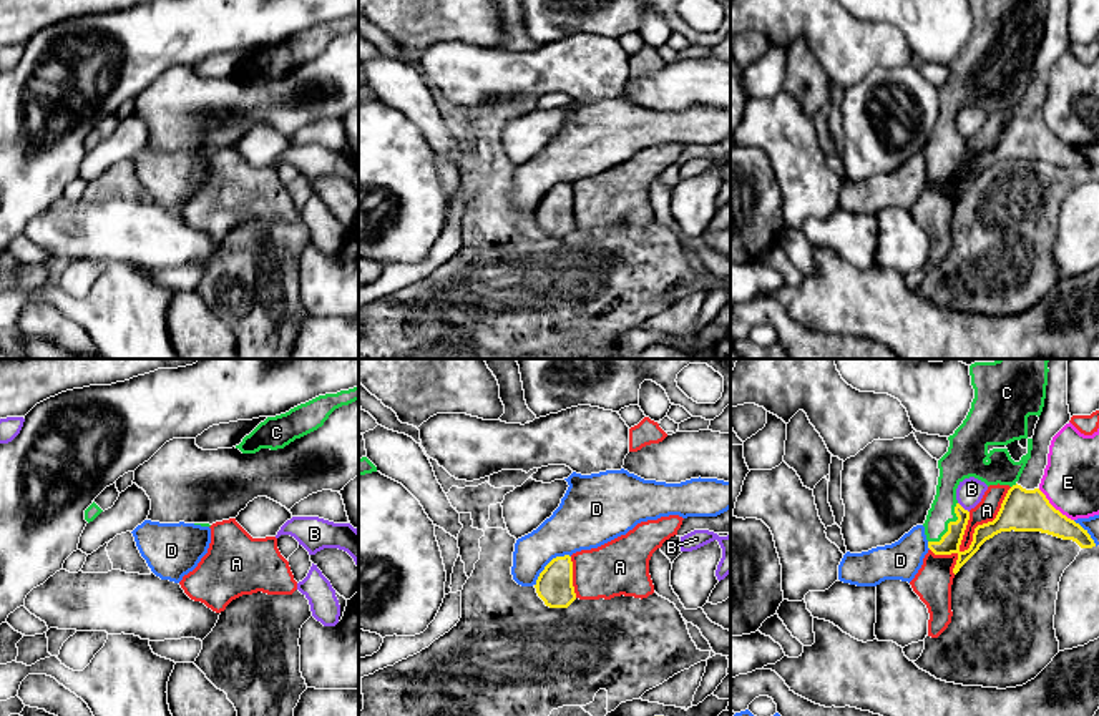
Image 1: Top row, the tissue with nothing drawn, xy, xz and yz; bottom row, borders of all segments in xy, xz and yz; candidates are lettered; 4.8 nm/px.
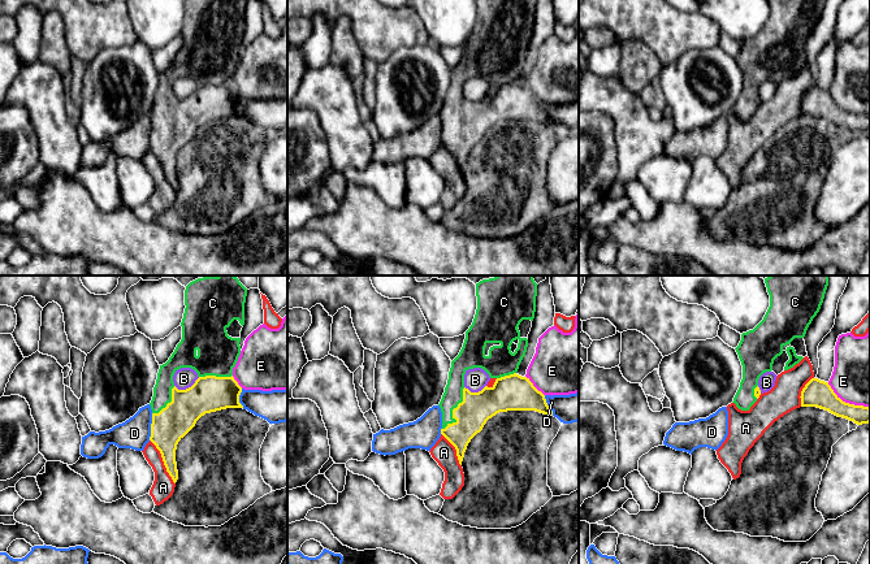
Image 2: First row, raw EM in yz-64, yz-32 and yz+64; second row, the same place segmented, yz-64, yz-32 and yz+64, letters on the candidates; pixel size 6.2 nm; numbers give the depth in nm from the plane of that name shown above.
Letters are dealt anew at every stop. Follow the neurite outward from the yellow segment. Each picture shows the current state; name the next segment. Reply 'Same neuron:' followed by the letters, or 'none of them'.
Same neuron: C

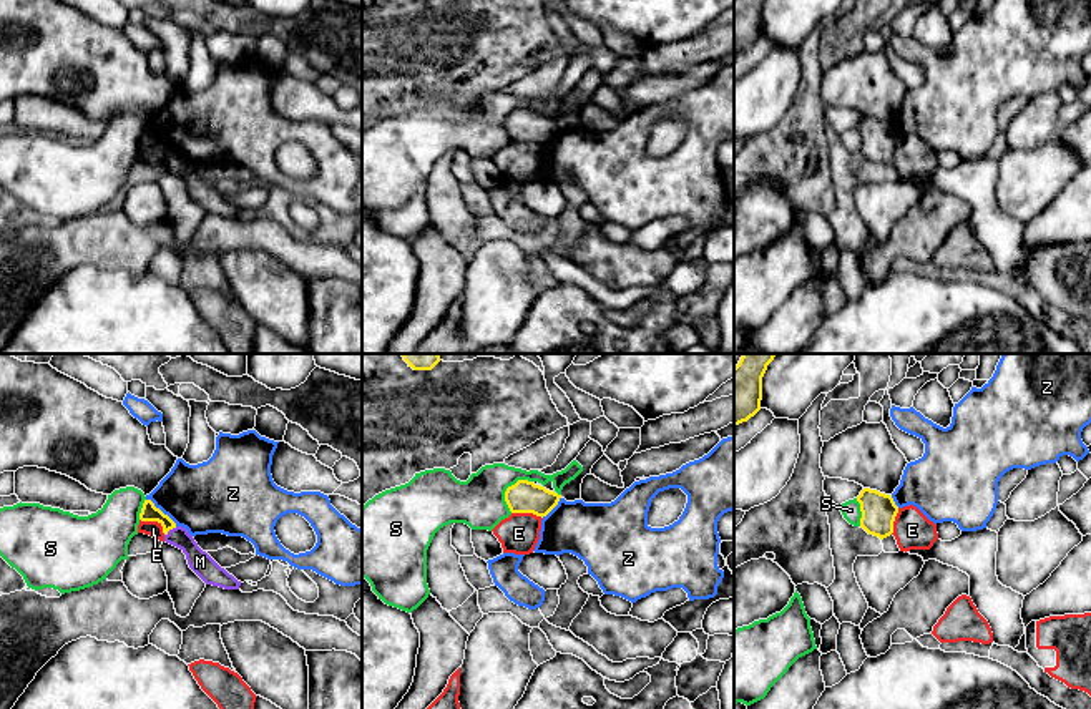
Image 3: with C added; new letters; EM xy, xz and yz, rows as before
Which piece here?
Same neuron: none of them

